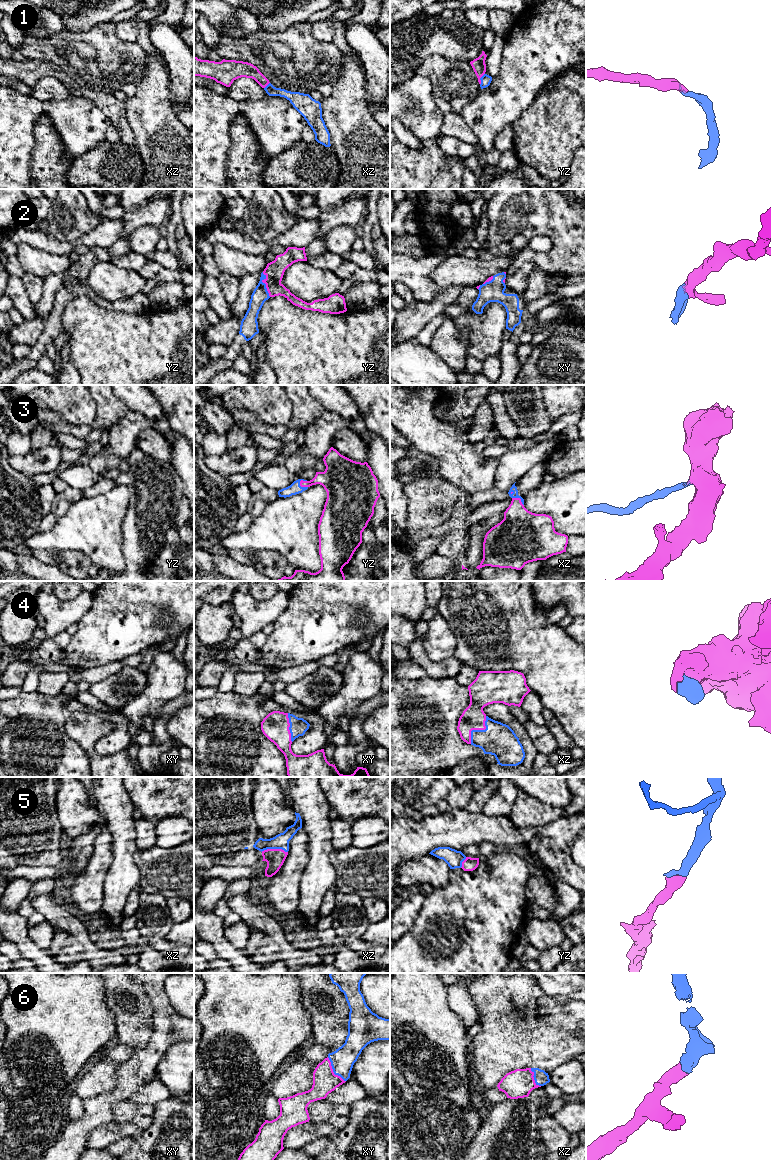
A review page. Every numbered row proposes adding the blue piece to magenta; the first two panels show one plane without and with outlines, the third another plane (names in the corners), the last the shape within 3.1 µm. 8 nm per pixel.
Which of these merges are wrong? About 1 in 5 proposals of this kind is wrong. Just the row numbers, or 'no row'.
no row

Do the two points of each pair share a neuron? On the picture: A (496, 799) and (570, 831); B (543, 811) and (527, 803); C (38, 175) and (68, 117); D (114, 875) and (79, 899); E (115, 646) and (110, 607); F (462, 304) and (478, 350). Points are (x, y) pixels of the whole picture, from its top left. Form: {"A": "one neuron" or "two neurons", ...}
{"A": "two neurons", "B": "one neuron", "C": "two neurons", "D": "two neurons", "E": "one neuron", "F": "two neurons"}

